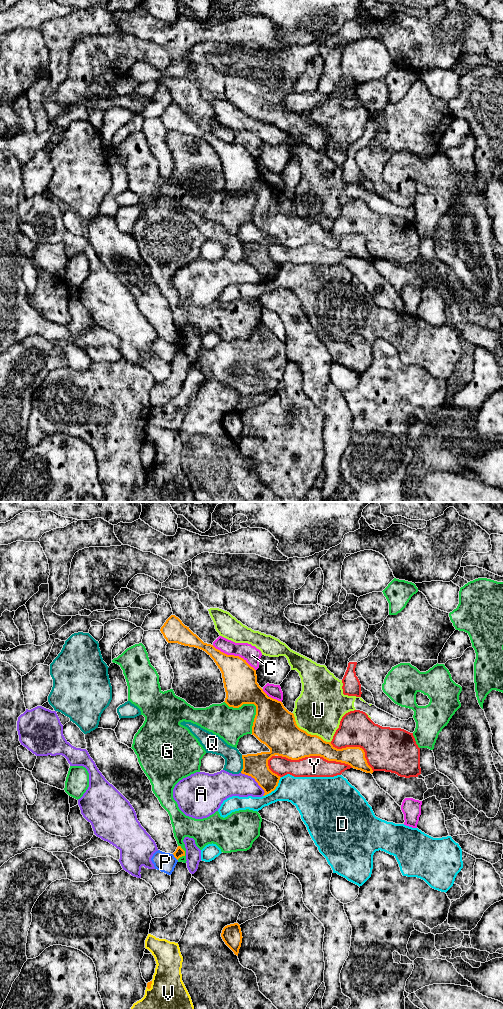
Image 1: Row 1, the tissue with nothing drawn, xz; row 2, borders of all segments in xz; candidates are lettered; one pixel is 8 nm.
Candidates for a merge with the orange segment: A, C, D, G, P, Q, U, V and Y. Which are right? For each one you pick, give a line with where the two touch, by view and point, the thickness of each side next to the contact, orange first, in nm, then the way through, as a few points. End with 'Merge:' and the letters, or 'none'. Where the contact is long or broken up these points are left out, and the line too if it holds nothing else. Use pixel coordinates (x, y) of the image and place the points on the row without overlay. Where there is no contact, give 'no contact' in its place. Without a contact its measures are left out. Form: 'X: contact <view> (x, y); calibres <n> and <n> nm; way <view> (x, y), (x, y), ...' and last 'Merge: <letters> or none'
Merge: none

